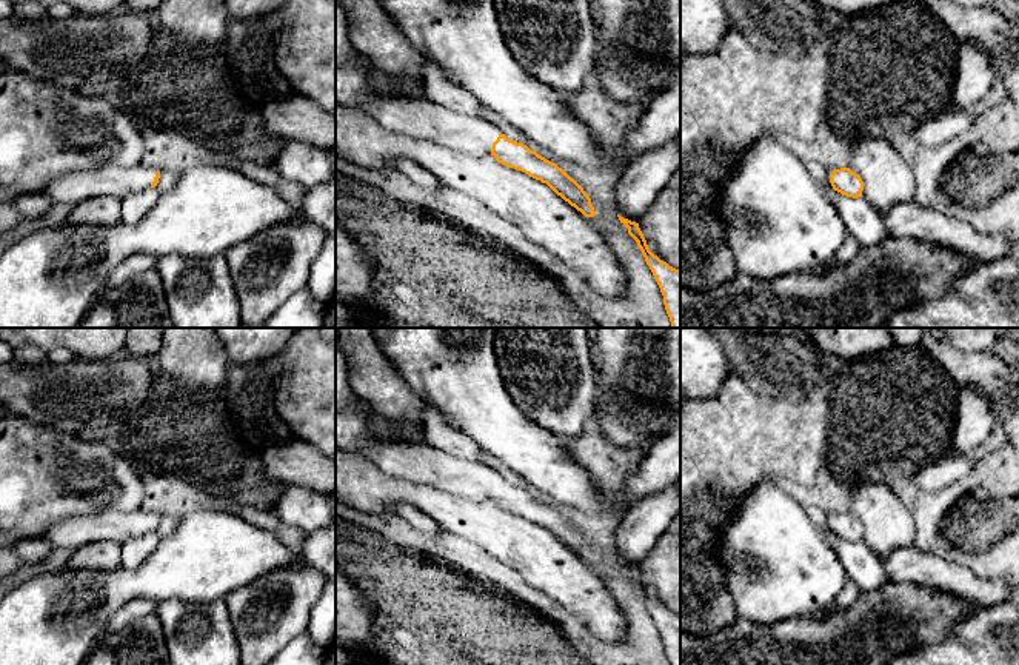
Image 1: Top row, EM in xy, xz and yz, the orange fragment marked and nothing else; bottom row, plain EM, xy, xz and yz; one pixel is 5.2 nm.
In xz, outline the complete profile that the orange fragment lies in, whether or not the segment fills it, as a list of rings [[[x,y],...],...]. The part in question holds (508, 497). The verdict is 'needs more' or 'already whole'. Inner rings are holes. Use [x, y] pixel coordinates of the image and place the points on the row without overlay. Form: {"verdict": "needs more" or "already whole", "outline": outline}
{"verdict": "needs more", "outline": [[[336,332],[336,448],[374,462],[385,474],[397,479],[434,486],[462,499],[491,499],[499,508],[546,528],[585,562],[596,560],[590,540],[556,508],[510,485],[480,462],[457,459],[428,443],[376,442],[366,411],[368,406],[349,388],[346,357]]]}

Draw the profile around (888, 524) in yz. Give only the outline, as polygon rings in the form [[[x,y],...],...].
[[[860,483],[850,488],[850,514],[864,526],[862,542],[879,556],[914,545],[917,534],[911,510],[884,483]]]

